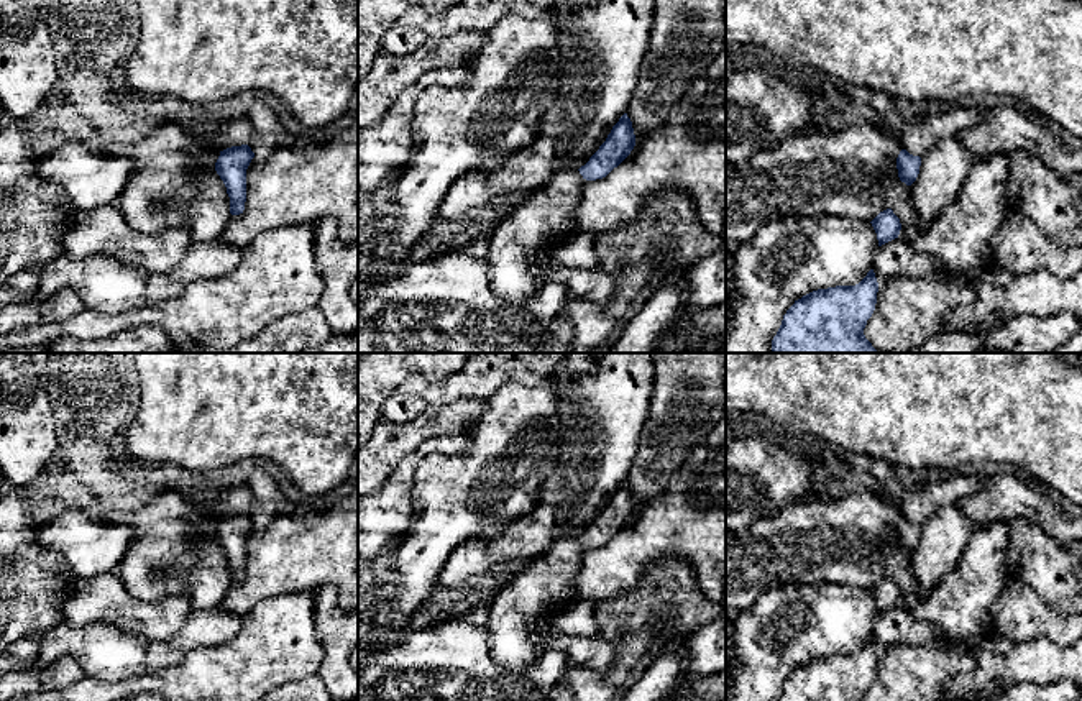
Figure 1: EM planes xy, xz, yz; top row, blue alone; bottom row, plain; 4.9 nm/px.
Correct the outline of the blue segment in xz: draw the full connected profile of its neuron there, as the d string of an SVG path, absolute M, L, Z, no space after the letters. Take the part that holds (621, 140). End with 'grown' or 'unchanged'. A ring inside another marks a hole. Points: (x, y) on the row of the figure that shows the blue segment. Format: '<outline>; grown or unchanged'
M624 113L612 126L606 141L578 171L558 171L519 207L514 207L509 218L489 235L483 254L486 258L486 274L493 292L512 305L524 305L539 291L539 277L532 274L534 263L530 256L537 251L553 254L575 231L575 207L581 199L581 189L586 181L606 177L634 149L635 135L632 121Z; grown

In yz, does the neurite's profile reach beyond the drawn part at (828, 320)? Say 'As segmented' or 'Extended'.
As segmented

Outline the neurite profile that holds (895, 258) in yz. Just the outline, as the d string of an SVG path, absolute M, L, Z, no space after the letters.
M900 238L877 248L872 269L878 286L896 276L928 277L944 271L938 259L916 253L908 241Z

